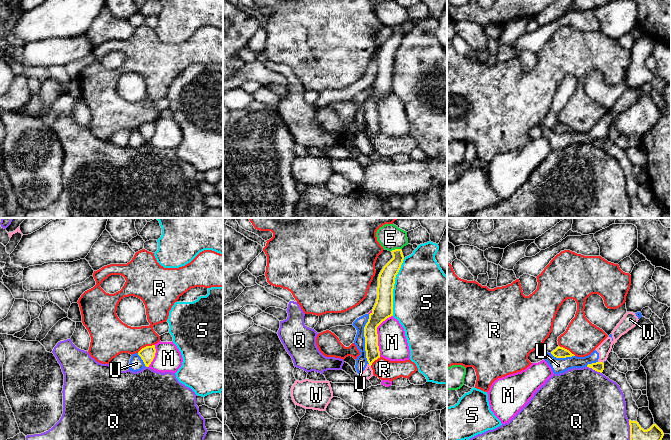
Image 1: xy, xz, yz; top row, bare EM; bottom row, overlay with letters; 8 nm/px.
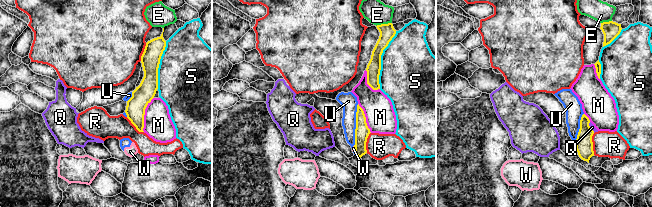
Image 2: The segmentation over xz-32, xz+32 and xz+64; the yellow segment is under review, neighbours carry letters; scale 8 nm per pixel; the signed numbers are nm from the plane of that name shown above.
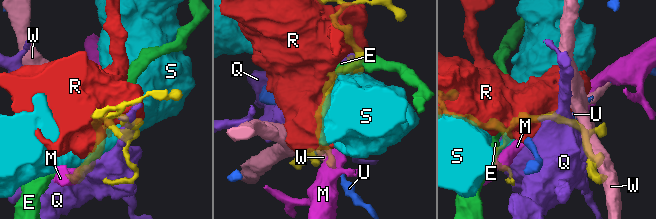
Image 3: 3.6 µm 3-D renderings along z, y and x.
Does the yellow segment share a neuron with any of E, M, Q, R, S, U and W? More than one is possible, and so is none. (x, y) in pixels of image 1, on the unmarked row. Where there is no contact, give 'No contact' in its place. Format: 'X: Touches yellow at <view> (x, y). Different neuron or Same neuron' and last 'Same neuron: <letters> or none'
E: Touches yellow at xz (395, 25). Different neuron
M: Touches yellow at xz (377, 110). Different neuron
Q: Touches yellow at yz (594, 145). Different neuron
R: Touches yellow at xy (146, 122). Different neuron
S: Touches yellow at xz (393, 63). Different neuron
U: Touches yellow at xz (365, 115). Different neuron
W: Touches yellow at yz (600, 138). Different neuron
Same neuron: none

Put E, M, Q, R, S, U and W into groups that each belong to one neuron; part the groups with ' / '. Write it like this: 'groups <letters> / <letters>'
groups E / M / Q / R / S / U W

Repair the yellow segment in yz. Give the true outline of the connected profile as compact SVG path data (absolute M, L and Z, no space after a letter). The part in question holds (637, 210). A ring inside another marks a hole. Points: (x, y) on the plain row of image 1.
M629 196L630 218L661 218L664 209L653 200L649 205L644 206L637 197Z

